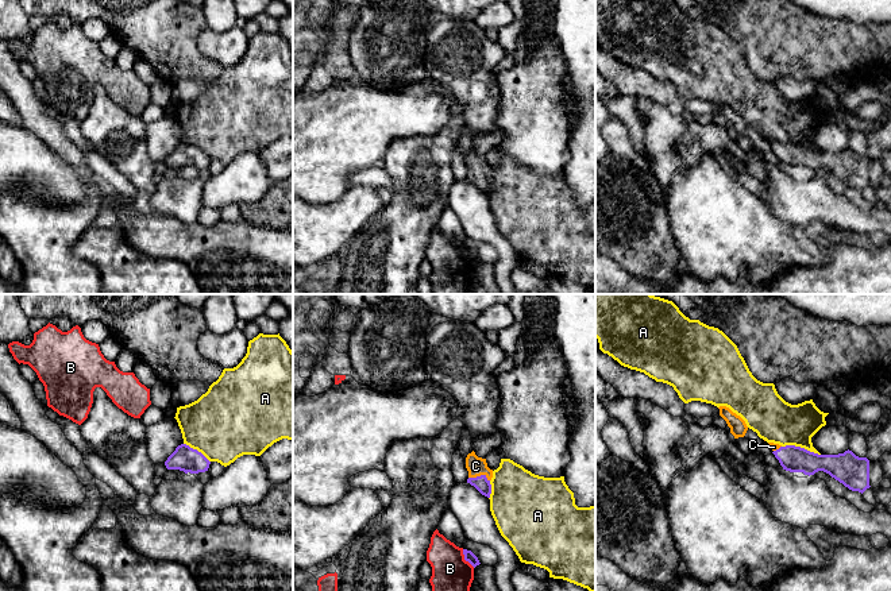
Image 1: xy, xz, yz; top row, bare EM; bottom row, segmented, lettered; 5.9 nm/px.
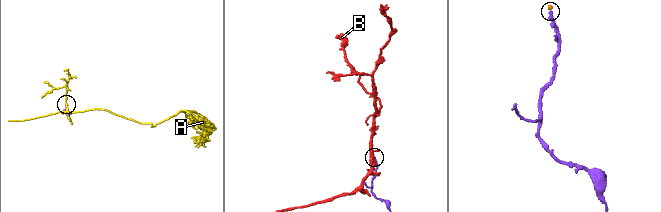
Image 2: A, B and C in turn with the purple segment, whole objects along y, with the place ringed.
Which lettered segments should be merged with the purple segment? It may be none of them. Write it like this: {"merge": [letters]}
{"merge": ["C"]}

